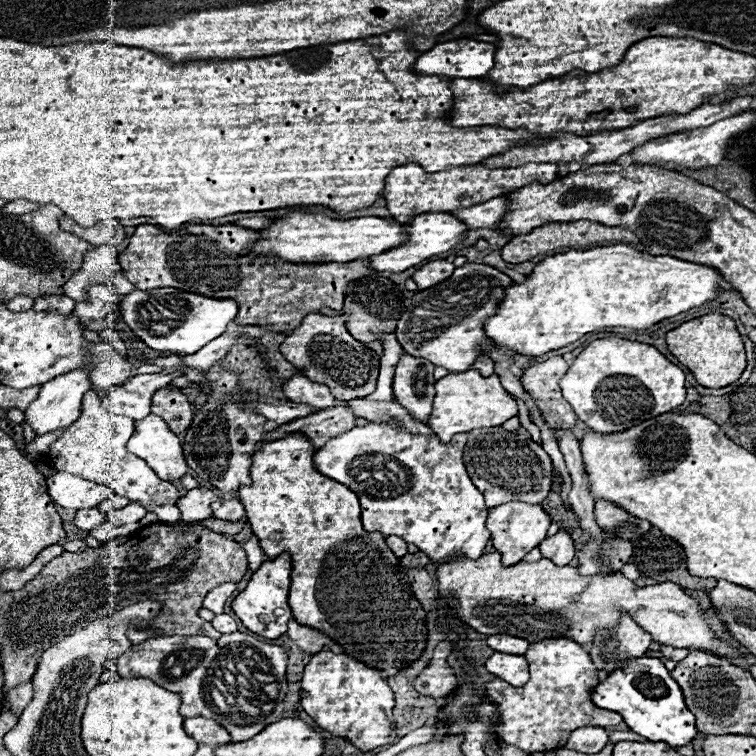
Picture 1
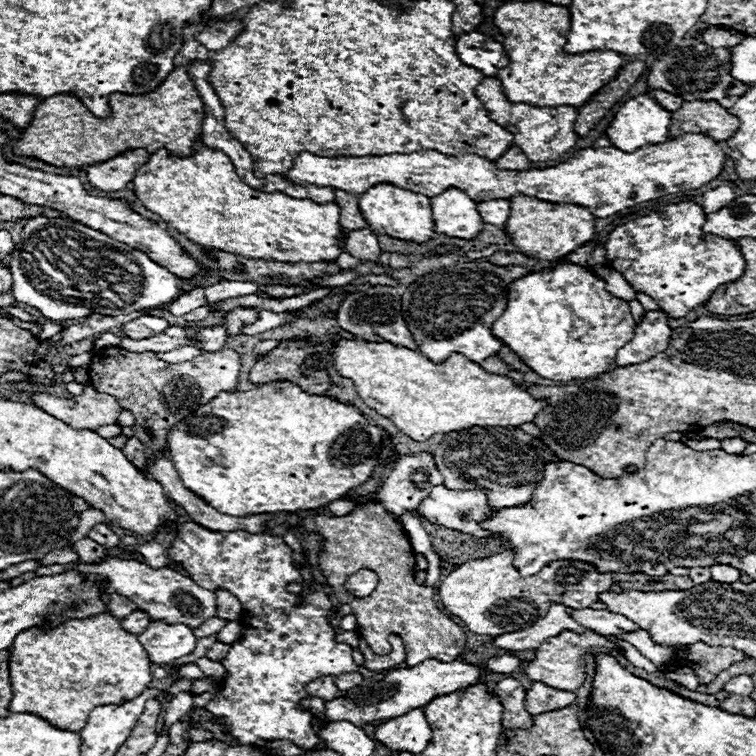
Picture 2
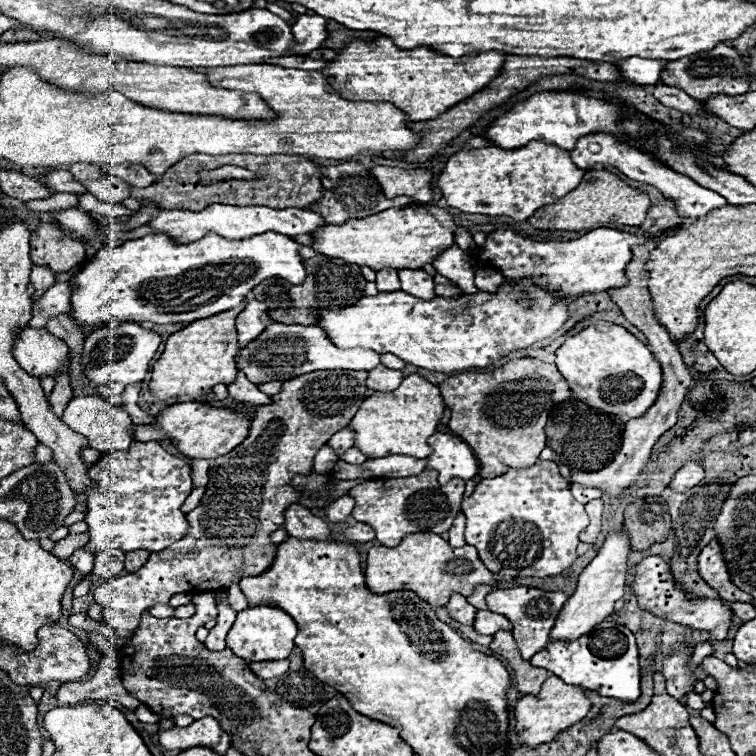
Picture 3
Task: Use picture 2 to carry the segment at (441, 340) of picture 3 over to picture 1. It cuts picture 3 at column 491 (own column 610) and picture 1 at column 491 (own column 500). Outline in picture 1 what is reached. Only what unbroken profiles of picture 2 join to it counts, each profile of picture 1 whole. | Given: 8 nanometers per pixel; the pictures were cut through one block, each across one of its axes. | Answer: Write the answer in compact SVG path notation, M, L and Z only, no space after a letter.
M624 244L568 250L546 256L524 282L512 282L494 316L486 318L484 332L500 348L524 358L538 358L604 326L642 330L702 306L716 300L724 286L720 280L722 276L710 266L644 254Z

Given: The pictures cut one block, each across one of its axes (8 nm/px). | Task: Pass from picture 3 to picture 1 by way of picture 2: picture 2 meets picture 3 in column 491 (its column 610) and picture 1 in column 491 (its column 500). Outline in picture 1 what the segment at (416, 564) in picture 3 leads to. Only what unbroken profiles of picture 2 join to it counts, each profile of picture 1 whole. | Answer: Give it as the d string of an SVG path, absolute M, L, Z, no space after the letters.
M482 554L478 560L470 560L464 556L454 558L452 562L440 564L436 570L438 576L438 594L446 598L452 594L452 608L456 616L480 634L512 634L518 638L526 638L528 642L536 642L542 638L572 638L578 644L590 644L594 638L596 628L610 628L620 620L620 612L626 610L658 644L668 644L674 648L688 648L688 650L714 650L722 656L740 658L734 654L734 648L724 640L716 638L716 634L704 622L704 612L700 604L688 596L678 584L660 582L654 586L636 588L632 580L624 578L622 574L598 574L598 576L582 576L578 568L557 566L548 558L538 562L518 562L516 566L502 566L500 554Z

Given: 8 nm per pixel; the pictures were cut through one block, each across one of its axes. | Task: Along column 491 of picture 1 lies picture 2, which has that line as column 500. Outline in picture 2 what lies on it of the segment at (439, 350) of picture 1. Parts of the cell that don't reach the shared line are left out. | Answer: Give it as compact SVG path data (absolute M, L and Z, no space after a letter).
M474 260L438 268L416 278L402 294L402 310L420 352L438 364L452 352L466 356L474 364L496 356L502 342L492 334L492 324L506 310L508 284L522 276L528 276L524 266L496 266L484 260Z

